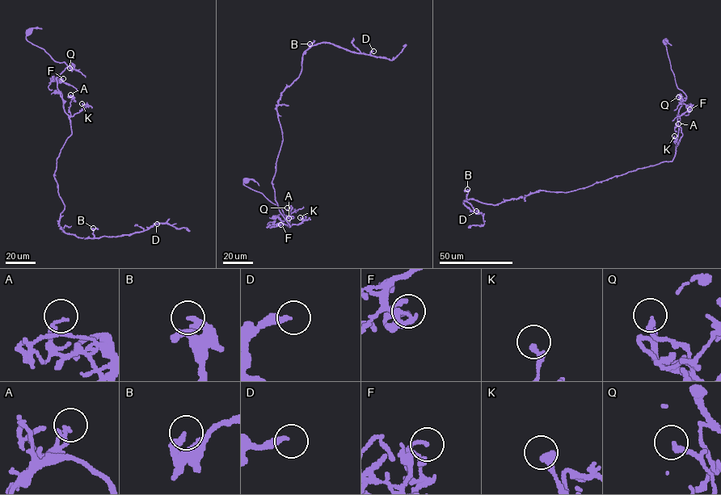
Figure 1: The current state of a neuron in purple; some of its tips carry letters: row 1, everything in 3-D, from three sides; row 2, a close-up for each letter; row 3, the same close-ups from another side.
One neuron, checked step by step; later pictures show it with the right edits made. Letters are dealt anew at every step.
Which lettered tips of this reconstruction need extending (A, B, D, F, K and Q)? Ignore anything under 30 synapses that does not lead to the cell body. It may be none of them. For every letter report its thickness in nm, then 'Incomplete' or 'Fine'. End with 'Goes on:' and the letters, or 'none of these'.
A: Thickness 140 nm. Fine
B: Thickness 200 nm. Fine
D: Thickness 240 nm. Fine
F: Thickness 100 nm. Fine
K: Thickness 280 nm. Fine
Q: Thickness 200 nm. Fine
Goes on: none of these

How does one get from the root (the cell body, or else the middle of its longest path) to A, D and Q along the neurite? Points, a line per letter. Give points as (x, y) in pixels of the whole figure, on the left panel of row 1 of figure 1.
A: (29, 31), (27, 39), (67, 65), (56, 78), (56, 85), (64, 111), (69, 115), (73, 96), (70, 94)
D: (29, 31), (27, 39), (67, 66), (56, 78), (71, 130), (53, 175), (61, 229), (84, 239), (157, 224)
Q: (29, 31), (27, 39), (41, 48), (54, 60), (64, 61), (73, 68), (69, 68)

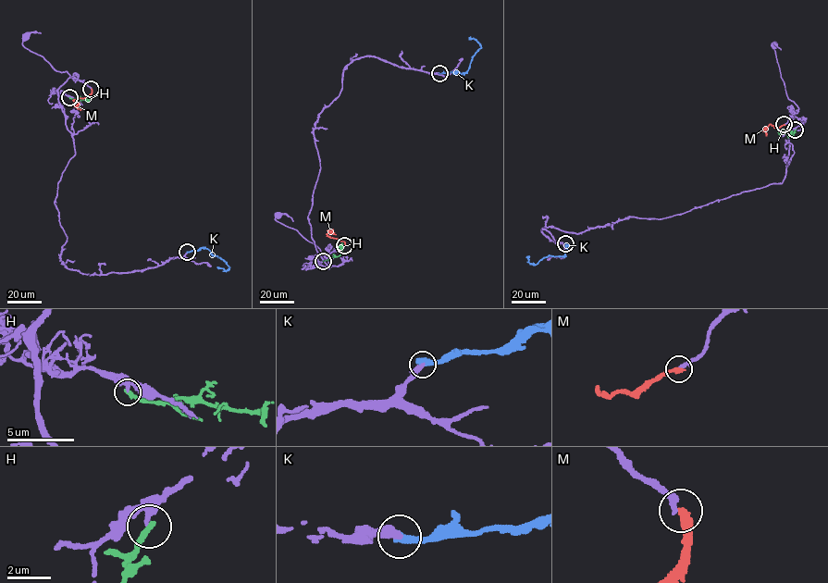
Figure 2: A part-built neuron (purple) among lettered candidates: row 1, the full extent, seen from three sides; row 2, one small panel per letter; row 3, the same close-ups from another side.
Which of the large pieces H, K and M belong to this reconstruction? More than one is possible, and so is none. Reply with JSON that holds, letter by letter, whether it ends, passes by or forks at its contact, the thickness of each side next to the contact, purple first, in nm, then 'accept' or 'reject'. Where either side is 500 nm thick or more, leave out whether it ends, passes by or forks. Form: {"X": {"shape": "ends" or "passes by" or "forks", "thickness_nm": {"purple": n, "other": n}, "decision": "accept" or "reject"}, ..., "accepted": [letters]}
{"H": {"shape": "ends", "thickness_nm": {"purple": 160, "other": 280}, "decision": "reject"}, "K": {"shape": "ends", "thickness_nm": {"purple": 360, "other": 440}, "decision": "reject"}, "M": {"shape": "ends", "thickness_nm": {"purple": 280, "other": 280}, "decision": "reject"}, "accepted": []}

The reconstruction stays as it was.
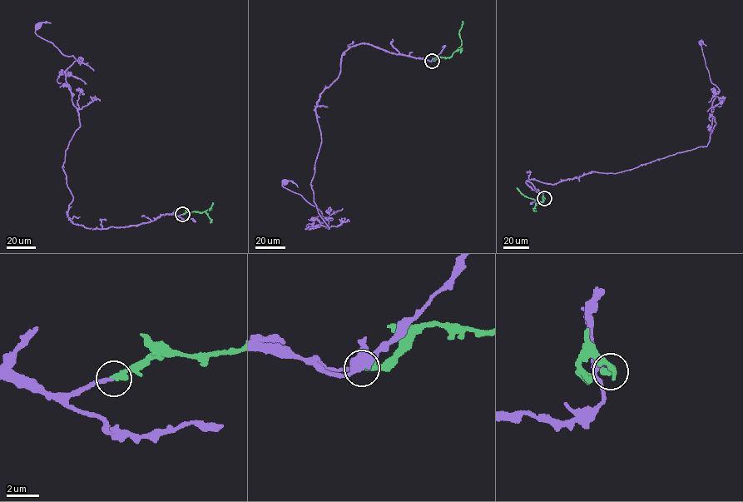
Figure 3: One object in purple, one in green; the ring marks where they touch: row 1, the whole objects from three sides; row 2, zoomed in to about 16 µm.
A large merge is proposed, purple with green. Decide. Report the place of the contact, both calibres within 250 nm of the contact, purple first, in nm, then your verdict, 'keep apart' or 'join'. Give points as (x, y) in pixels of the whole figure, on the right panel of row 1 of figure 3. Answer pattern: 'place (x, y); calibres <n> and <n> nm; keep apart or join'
place (544, 198); calibres 200 and 440 nm; join

